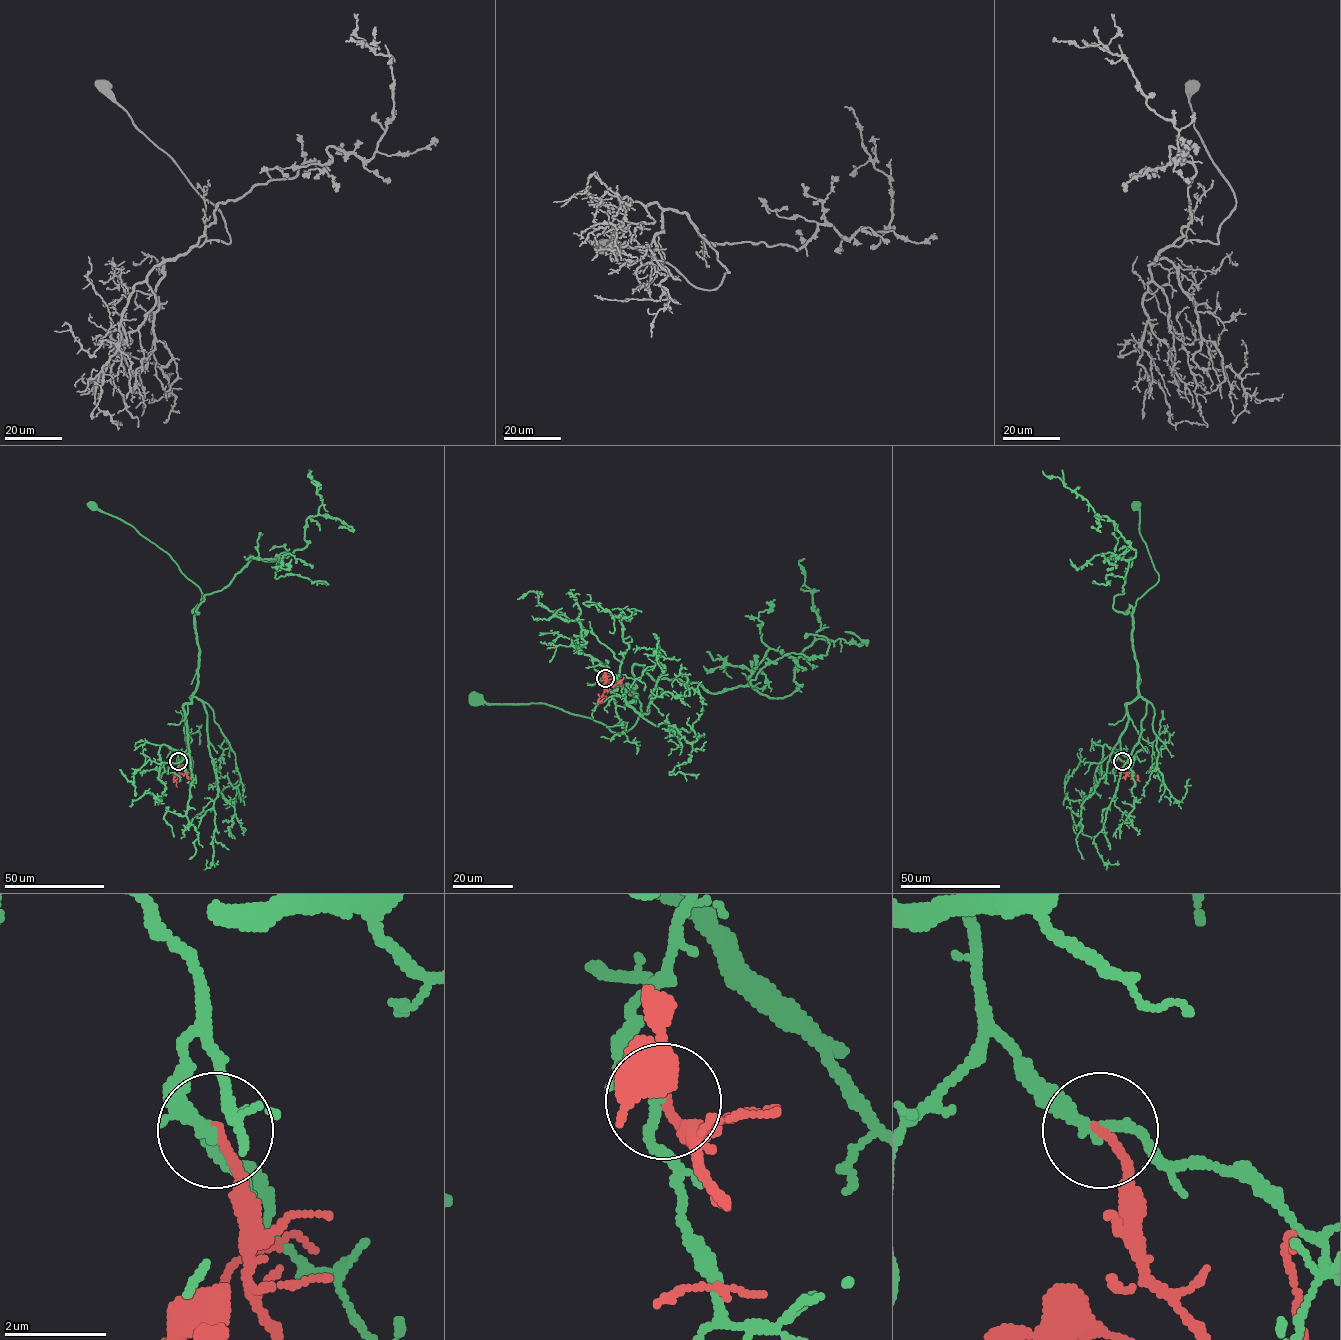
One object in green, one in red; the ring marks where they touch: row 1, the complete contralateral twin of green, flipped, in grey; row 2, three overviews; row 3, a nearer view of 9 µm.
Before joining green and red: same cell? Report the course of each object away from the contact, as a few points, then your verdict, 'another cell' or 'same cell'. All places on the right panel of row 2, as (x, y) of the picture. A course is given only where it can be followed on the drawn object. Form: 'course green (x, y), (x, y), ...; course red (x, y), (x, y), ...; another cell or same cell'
course green (1122, 761), (1110, 748), (1119, 752), (1125, 706), (1138, 693), (1133, 610), (1159, 574), (1135, 503); course red (1122, 761), (1136, 780), (1138, 777), (1134, 773); another cell

